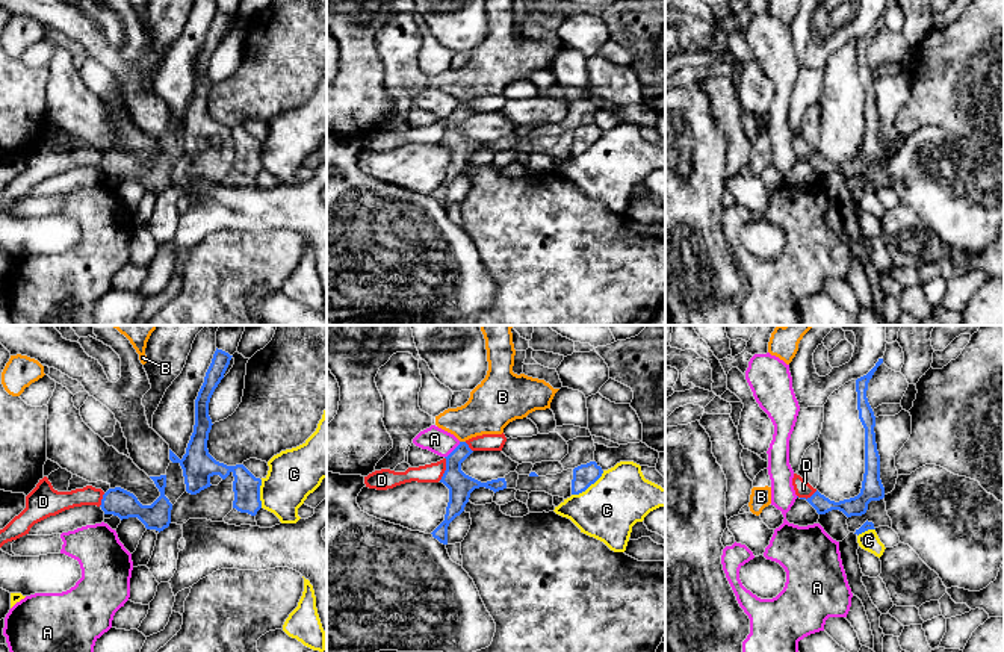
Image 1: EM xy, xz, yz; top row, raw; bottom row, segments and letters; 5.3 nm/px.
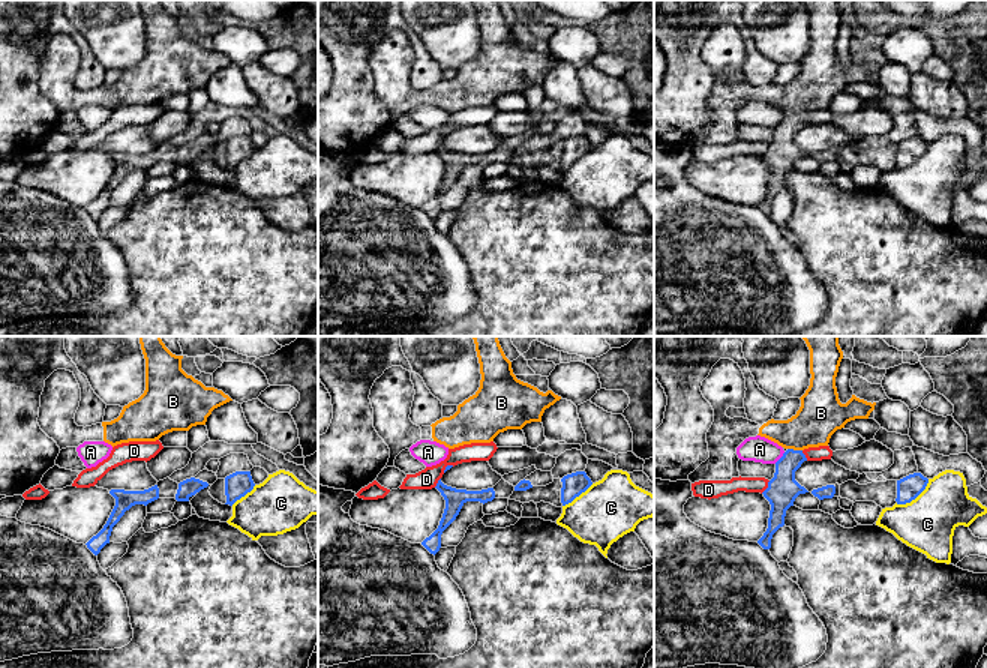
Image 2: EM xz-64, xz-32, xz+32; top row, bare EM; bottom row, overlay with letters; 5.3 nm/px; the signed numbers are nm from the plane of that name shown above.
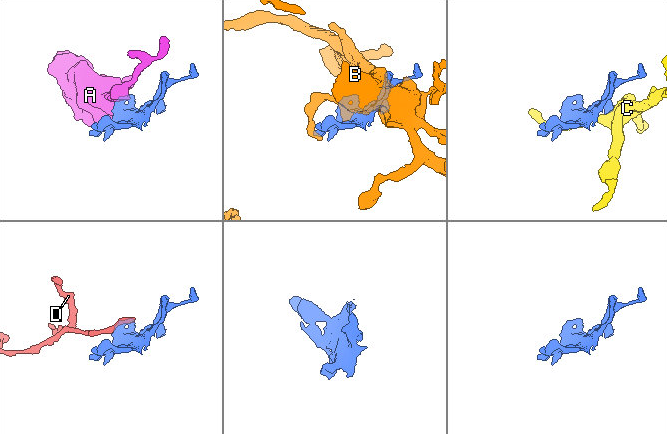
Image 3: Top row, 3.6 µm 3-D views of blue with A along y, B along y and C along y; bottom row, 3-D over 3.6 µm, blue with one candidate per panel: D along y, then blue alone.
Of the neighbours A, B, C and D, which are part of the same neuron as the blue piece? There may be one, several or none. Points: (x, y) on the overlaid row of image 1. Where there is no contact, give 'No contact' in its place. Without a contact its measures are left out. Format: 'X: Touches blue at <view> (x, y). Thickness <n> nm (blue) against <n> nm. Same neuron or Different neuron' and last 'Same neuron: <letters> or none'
A: Touches blue at xz (454, 450). Thickness 130 nm (blue) against 140 nm. Different neuron
B: Touches blue at xz (463, 442). Thickness 130 nm (blue) against 260 nm. Different neuron
C: Touches blue at xz (588, 486). Thickness 120 nm (blue) against 320 nm. Different neuron
D: Touches blue at xz (446, 469). Thickness 130 nm (blue) against 100 nm. Same neuron
Same neuron: D

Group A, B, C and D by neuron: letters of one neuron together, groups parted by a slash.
A / B / C / D

